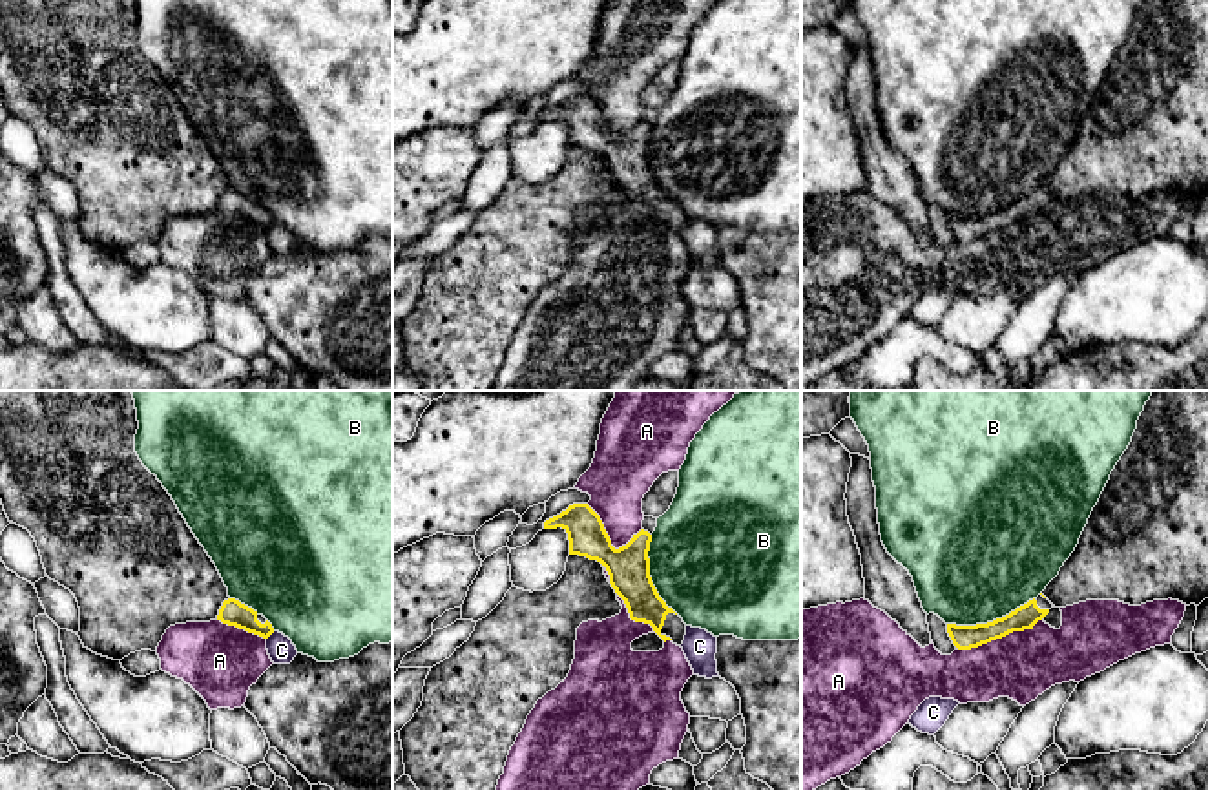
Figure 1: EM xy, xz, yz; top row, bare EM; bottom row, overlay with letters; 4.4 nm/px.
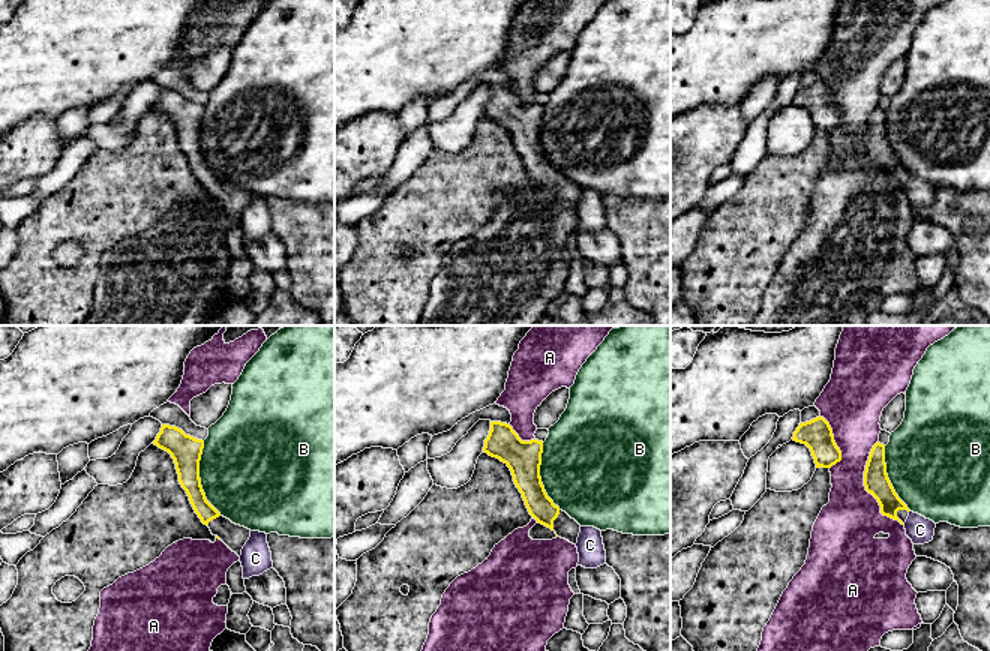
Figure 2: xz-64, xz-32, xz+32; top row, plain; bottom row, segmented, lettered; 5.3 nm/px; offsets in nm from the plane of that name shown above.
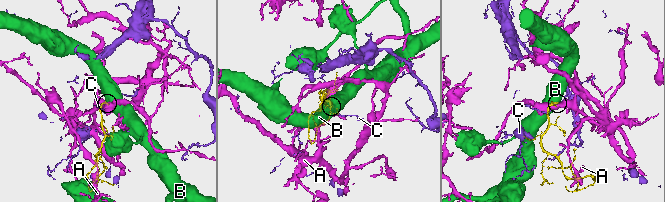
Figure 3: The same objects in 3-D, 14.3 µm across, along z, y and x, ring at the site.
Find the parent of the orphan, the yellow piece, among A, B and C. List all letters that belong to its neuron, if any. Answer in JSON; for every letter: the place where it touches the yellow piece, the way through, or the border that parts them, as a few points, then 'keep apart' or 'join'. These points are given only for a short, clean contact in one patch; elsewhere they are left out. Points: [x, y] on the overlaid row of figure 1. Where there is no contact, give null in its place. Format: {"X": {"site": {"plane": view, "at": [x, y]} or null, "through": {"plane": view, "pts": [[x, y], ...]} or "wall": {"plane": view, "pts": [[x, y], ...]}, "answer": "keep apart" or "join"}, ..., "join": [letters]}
{"A": {"site": {"plane": "yz", "at": [999, 637]}, "answer": "keep apart"}, "B": {"site": {"plane": "yz", "at": [990, 623]}, "answer": "keep apart"}, "C": {"site": {"plane": "xy", "at": [271, 634]}, "answer": "keep apart"}, "join": []}

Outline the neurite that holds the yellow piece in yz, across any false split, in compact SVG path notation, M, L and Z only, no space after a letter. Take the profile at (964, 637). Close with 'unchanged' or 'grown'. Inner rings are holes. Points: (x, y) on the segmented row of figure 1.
M1040 593L1037 598L993 622L976 626L947 624L947 633L958 650L971 650L1002 639L1013 631L1033 629L1033 626L1042 620L1051 608L1055 606Z | grown

